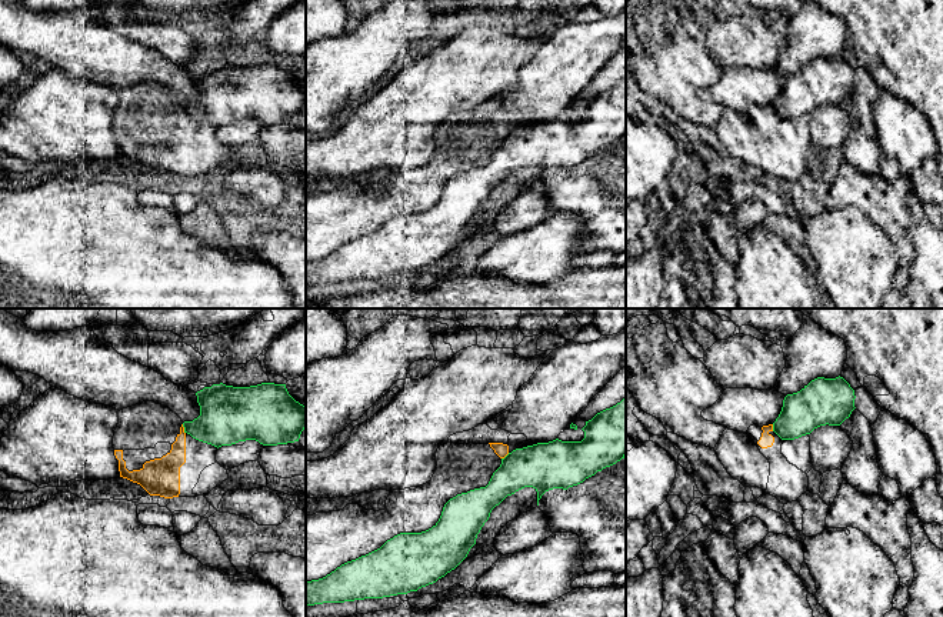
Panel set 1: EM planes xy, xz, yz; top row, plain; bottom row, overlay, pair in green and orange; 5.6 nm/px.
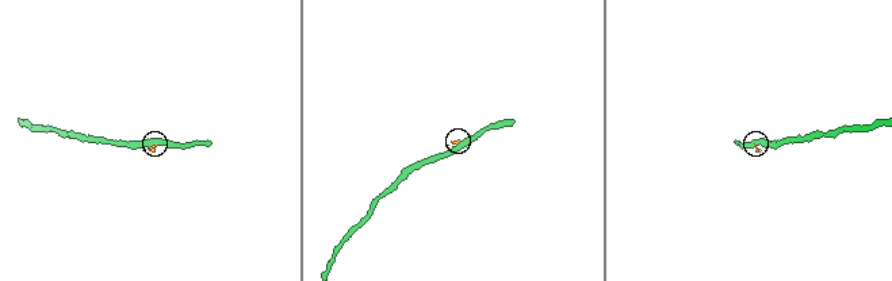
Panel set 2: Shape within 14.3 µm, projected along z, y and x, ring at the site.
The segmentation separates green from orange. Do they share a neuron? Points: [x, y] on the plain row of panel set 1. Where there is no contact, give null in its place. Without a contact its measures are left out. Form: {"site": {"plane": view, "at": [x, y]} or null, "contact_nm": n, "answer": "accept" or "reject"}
{"site": {"plane": "xy", "at": [185, 109]}, "contact_nm": 60, "answer": "reject"}

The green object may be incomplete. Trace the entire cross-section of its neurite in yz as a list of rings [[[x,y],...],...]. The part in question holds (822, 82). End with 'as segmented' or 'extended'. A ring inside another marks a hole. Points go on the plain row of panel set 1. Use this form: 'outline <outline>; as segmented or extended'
outline [[[817,57],[784,77],[773,111],[782,120],[794,120],[820,106],[840,106],[856,89],[854,79],[854,70],[843,57]]]; as segmented

